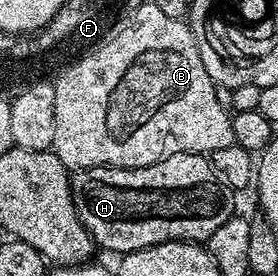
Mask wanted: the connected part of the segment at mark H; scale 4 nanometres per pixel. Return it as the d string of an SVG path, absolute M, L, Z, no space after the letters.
M177 153L171 157L166 157L162 161L158 161L155 165L148 167L140 167L139 169L83 169L75 172L70 178L70 194L74 200L76 207L76 215L80 215L80 223L84 223L86 230L90 232L90 236L94 238L95 246L106 249L111 249L112 252L118 253L117 255L125 255L132 251L140 251L147 249L153 245L160 243L168 243L169 241L193 241L195 243L204 243L212 235L214 231L224 227L224 223L228 223L228 219L235 216L236 209L234 209L234 201L232 198L231 190L223 185L222 180L218 178L218 174L214 172L213 167L210 165L209 156L200 153Z

